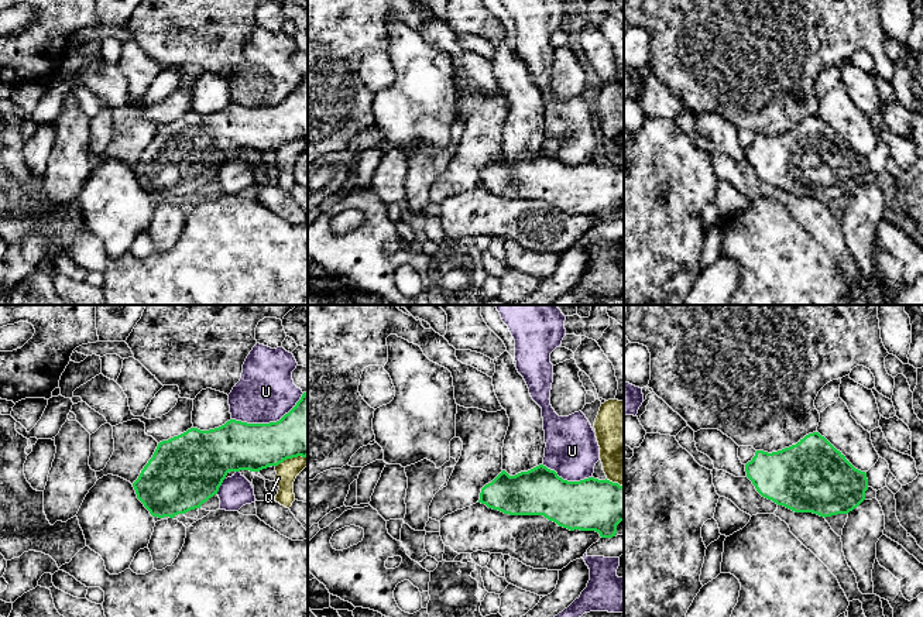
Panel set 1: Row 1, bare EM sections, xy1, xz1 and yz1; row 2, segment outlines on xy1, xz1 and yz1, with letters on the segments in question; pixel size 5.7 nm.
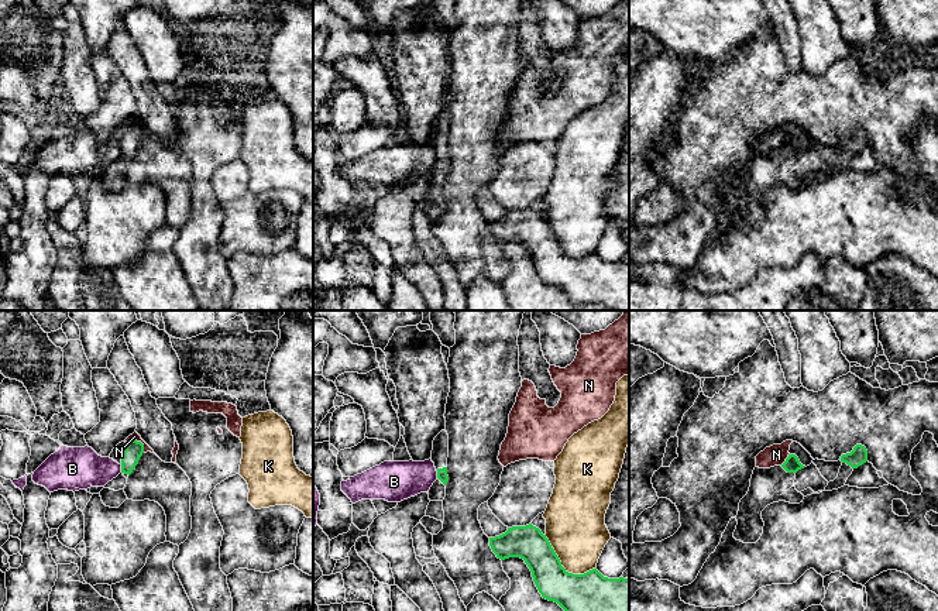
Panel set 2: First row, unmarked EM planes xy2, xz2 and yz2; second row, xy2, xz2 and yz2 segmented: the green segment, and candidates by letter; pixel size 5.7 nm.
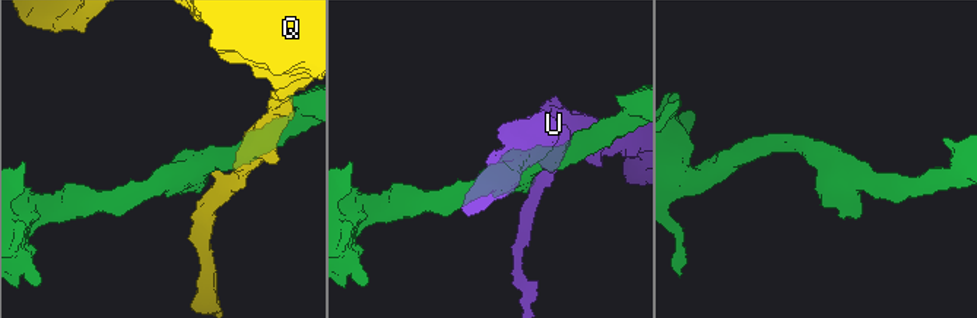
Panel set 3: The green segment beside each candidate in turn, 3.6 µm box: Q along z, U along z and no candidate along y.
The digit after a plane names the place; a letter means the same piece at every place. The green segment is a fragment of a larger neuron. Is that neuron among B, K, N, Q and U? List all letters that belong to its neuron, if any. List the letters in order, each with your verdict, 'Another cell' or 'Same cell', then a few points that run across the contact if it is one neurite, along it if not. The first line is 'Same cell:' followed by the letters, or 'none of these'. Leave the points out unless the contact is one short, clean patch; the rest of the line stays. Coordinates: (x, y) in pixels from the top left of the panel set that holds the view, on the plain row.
Same cell: none of these
B: Another cell. Line: xy2 (120, 148), (122, 155)
K: Another cell
N: Another cell. Line: xy2 (126, 124), (138, 124), (144, 136)
Q: Another cell. Line: xy1 (305, 140), (287, 141), (275, 150)
U: Another cell

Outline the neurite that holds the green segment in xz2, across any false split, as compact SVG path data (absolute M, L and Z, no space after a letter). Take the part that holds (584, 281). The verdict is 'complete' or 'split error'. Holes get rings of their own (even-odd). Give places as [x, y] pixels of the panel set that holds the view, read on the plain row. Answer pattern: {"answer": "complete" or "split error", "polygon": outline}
{"answer": "complete", "polygon": "M532 207L508 212L505 217L489 222L489 230L501 244L523 243L542 281L557 286L575 306L599 303L609 310L629 310L629 262L608 262L597 253L584 258L568 257L546 219Z"}

